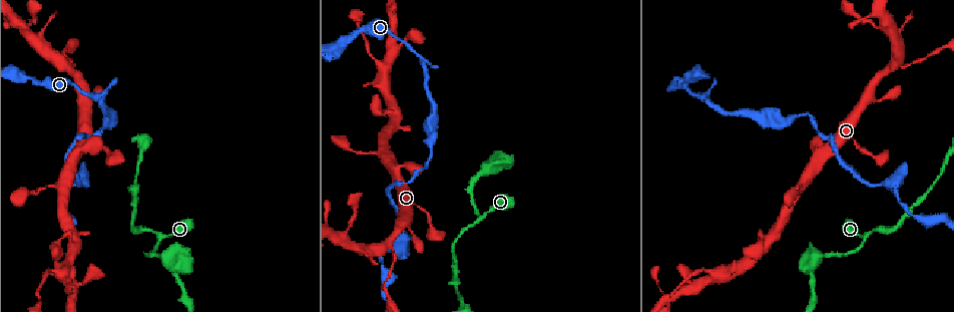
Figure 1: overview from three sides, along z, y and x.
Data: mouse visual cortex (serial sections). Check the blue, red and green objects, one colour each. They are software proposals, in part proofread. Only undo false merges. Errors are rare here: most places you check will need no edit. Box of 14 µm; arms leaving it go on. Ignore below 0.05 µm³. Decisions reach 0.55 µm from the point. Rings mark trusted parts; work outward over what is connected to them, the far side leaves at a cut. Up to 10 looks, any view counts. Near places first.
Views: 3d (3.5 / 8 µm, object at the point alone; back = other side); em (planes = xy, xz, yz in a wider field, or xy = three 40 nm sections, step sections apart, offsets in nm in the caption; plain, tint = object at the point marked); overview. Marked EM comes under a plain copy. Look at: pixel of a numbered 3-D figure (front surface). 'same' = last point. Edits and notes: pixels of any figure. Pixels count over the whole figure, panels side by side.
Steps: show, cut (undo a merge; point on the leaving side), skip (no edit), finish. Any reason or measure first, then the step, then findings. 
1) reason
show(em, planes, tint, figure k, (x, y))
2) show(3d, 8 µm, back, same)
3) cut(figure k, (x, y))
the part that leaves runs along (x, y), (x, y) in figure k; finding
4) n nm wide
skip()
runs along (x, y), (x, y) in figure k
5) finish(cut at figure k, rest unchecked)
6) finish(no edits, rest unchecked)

two arms in line, one across
show(3d, 8 µm, figure 1, (386, 241))

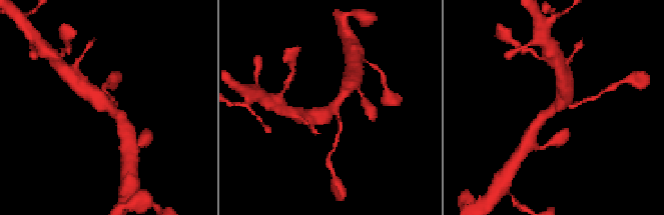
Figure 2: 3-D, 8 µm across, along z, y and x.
show(3d, 3.5 µm, figure 2, (557, 107))

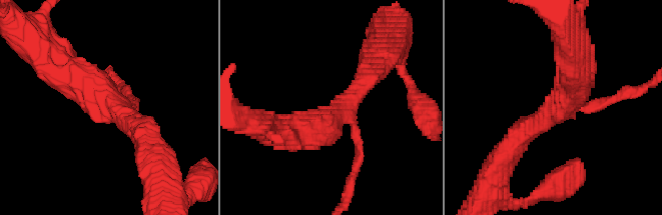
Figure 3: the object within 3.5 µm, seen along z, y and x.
3 arms; arms of 200, 350, 600 nm; need the tissue
show(em, planes, tint, figure 3, (341, 108))

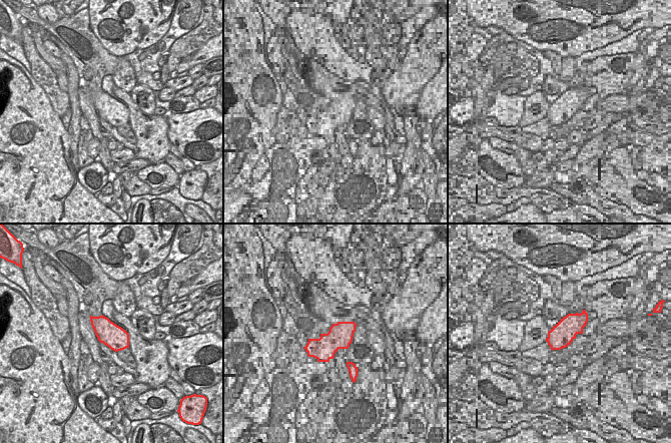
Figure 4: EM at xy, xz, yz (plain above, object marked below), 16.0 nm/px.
skip()
runs along (147, 148), (114, 105), (67, 71) in figure 3; one cell here

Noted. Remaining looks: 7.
a fork
show(3d, 3.5 µm, back, figure 1, (893, 178))

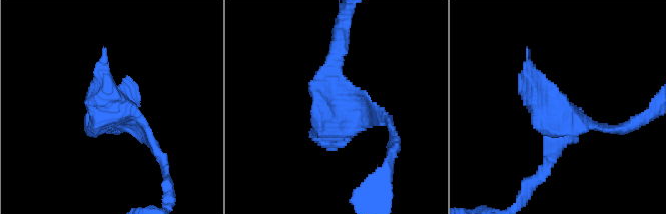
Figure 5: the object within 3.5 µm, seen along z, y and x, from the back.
shape alone is not enough
show(em, xy, step 2, tint, figure 5, (339, 115))

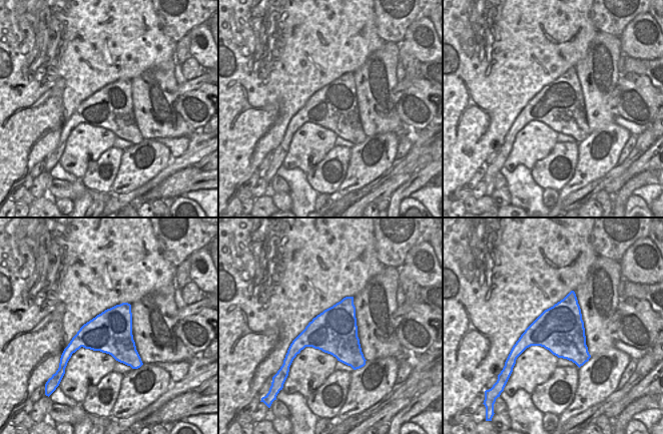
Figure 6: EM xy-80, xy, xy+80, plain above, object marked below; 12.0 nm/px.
another direction
show(em, planes, tint, same)

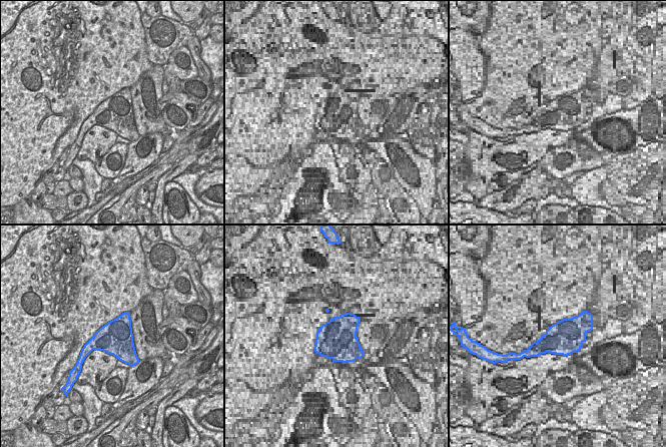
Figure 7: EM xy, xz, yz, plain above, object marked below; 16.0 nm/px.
skip()
runs along (335, 57), (328, 103), (384, 119) in figure 5; all the same cell

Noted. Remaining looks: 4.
show(3d, 3.5 µm, figure 1, (866, 237))

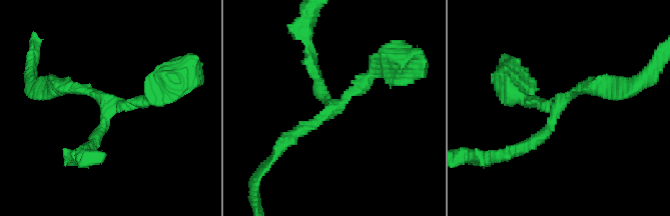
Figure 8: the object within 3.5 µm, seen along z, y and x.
3 arms; arms of 200, 200, 200 nm; now the EM
show(em, xy, step 2, tint, figure 8, (557, 105))

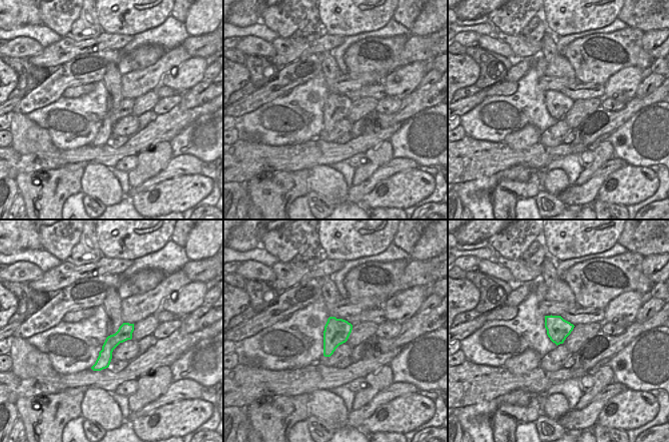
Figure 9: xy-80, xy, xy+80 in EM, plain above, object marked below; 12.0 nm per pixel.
show(em, planes, tint, same)

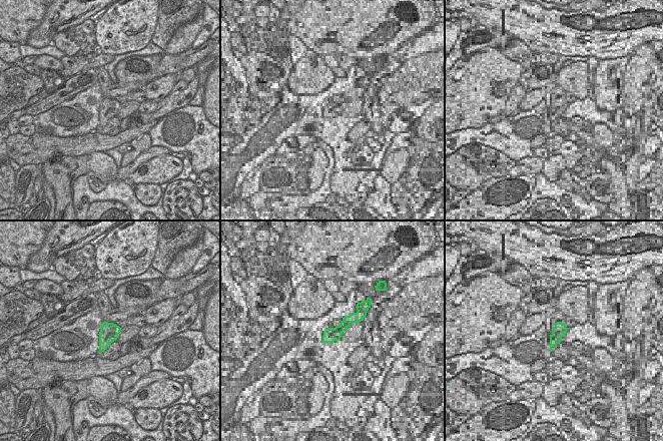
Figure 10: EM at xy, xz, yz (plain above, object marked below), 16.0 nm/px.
320 nm wide
skip()
runs along (159, 88), (113, 106), (89, 149) in figure 8; all the same cell

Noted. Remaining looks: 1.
finish(no edits, rest unchecked)

